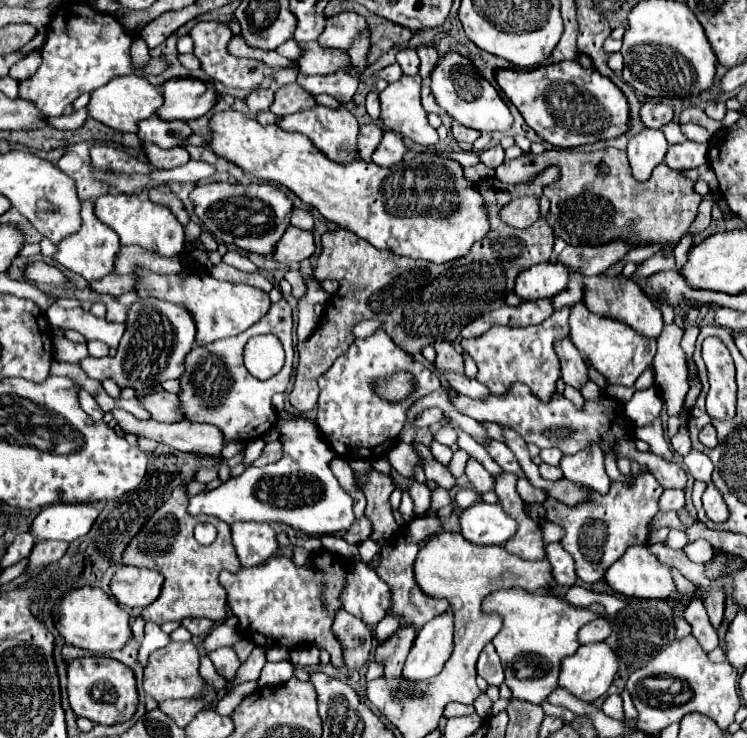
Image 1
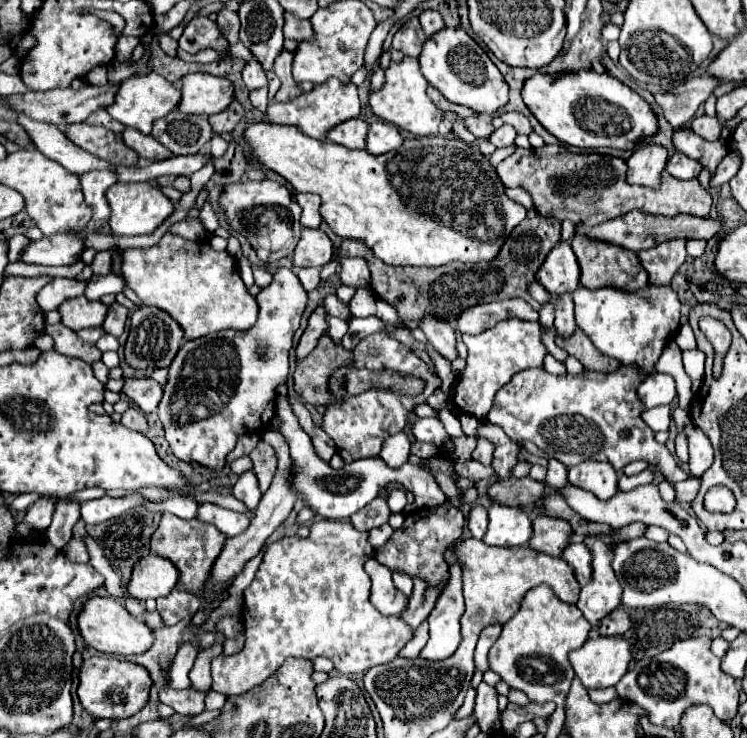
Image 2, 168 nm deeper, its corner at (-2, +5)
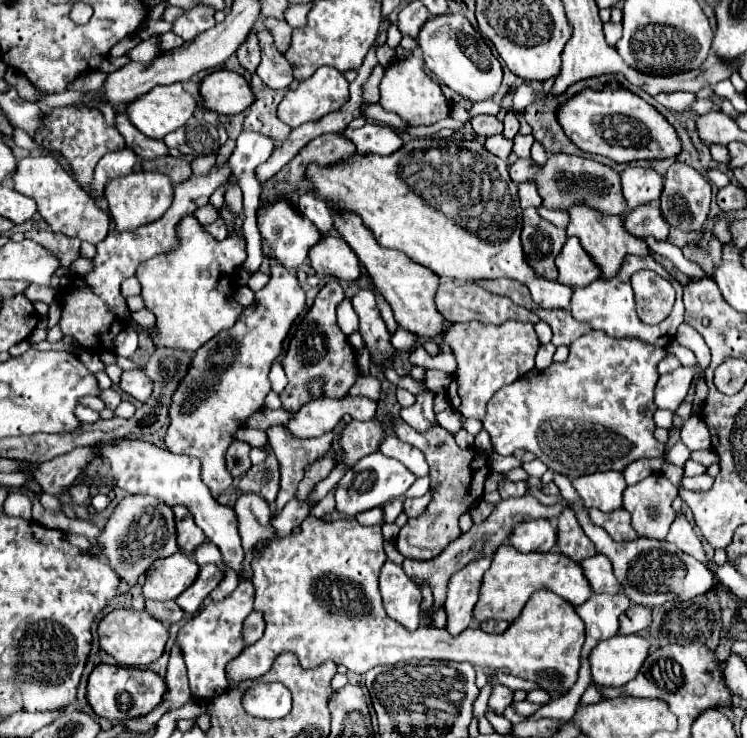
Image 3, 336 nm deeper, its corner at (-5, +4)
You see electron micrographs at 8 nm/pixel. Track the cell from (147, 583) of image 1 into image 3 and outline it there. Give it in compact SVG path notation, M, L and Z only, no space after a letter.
M181 552L161 558L149 566L143 584L143 598L159 602L175 600L195 582L197 572L199 572L197 562Z

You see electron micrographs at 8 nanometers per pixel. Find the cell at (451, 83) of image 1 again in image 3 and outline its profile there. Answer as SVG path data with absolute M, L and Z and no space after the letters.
M443 14L429 18L419 32L419 44L423 48L425 66L433 74L433 78L461 94L465 100L475 104L481 100L489 100L497 94L503 80L501 64L493 56L483 36L475 32L475 28L469 24L465 16Z

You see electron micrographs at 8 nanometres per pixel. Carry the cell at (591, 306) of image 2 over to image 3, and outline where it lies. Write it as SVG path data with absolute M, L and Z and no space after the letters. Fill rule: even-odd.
M627 256L623 262L623 268L619 270L617 276L613 276L611 280L595 280L585 288L575 288L573 290L573 298L571 298L571 316L579 322L587 322L593 330L603 330L607 336L613 338L637 338L643 340L647 344L659 346L659 348L667 348L669 342L675 340L677 328L683 324L683 286L659 264L655 262L651 256L647 258L639 258L639 256ZM639 270L653 270L659 276L665 276L665 280L669 280L673 284L673 288L677 290L677 300L675 306L671 310L671 314L655 326L649 326L645 322L639 320L637 312L635 312L635 302L633 302L633 288L631 288L631 276Z

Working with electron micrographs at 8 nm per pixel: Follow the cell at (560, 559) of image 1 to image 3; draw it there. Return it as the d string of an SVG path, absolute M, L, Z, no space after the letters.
M595 554L589 560L581 560L579 564L581 564L583 574L589 580L593 592L607 592L607 594L621 592L619 582L611 572L611 562L607 556Z

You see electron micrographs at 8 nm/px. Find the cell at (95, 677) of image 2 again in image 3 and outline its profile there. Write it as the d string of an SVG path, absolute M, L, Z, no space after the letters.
M97 664L89 676L87 684L87 702L99 718L111 722L125 722L129 718L151 712L165 692L165 680L151 670L131 668L131 666L113 666L113 664Z

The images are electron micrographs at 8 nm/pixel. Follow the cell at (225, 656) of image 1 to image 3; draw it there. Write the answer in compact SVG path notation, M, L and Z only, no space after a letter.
M251 612L251 614L245 618L241 636L245 636L245 644L249 646L249 644L257 642L257 640L263 636L263 630L265 630L265 622L263 622L261 614L259 614L259 612Z

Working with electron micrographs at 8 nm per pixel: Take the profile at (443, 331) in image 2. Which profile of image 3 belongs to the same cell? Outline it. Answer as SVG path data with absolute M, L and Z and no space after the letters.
M333 212L333 220L335 220L335 228L341 234L341 238L345 242L349 242L349 246L355 250L363 268L367 270L367 274L373 278L375 286L383 292L385 300L393 308L397 324L403 326L405 330L411 330L411 332L423 336L423 338L435 340L435 338L443 336L445 318L441 316L441 312L435 306L435 292L439 286L439 278L429 268L423 268L421 264L415 264L413 260L409 260L403 252L381 248L375 242L373 234L363 226L361 218L357 218L353 214Z

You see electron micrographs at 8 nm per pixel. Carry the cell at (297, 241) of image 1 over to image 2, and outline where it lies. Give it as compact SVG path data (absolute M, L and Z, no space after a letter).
M304 229L294 249L294 267L322 267L334 255L330 237L320 229Z

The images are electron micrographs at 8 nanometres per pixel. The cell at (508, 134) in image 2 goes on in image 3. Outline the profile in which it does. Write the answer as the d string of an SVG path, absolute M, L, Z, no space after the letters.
M509 110L507 112L507 116L505 116L505 130L503 130L503 134L509 138L509 140L513 140L513 136L519 132L519 120L515 118L515 114Z

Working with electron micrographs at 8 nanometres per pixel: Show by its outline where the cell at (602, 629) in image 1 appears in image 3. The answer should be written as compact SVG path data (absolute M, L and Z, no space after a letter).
M631 604L619 620L619 634L639 634L651 624L651 610Z

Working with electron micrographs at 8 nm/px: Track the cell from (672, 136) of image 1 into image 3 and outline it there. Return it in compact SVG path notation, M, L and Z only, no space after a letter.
M707 168L707 170L705 170L705 176L707 176L707 180L709 180L713 186L717 186L717 188L723 188L723 186L729 184L729 176L727 176L725 172L721 172L719 168Z

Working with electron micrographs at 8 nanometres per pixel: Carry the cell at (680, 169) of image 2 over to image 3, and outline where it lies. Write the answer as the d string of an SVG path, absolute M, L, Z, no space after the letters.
M675 162L665 174L665 188L661 194L661 210L665 220L675 228L683 228L685 232L699 230L707 220L709 204L711 204L711 184L705 180L705 176L685 162Z

